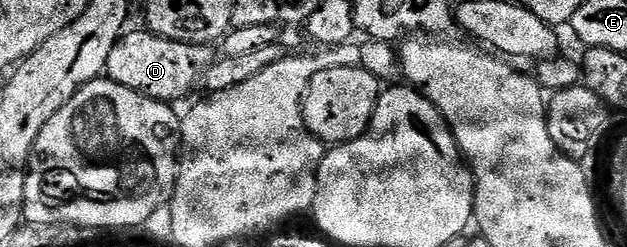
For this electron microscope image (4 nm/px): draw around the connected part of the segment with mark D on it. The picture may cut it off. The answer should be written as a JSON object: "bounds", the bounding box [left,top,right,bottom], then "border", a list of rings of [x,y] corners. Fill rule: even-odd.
{"bounds":[106,28,214,104],"border":[[[147,28],[129,29],[121,34],[110,52],[106,76],[111,82],[122,84],[147,98],[176,104],[203,79],[204,71],[214,60],[213,47],[195,42],[179,42],[152,33]]]}

